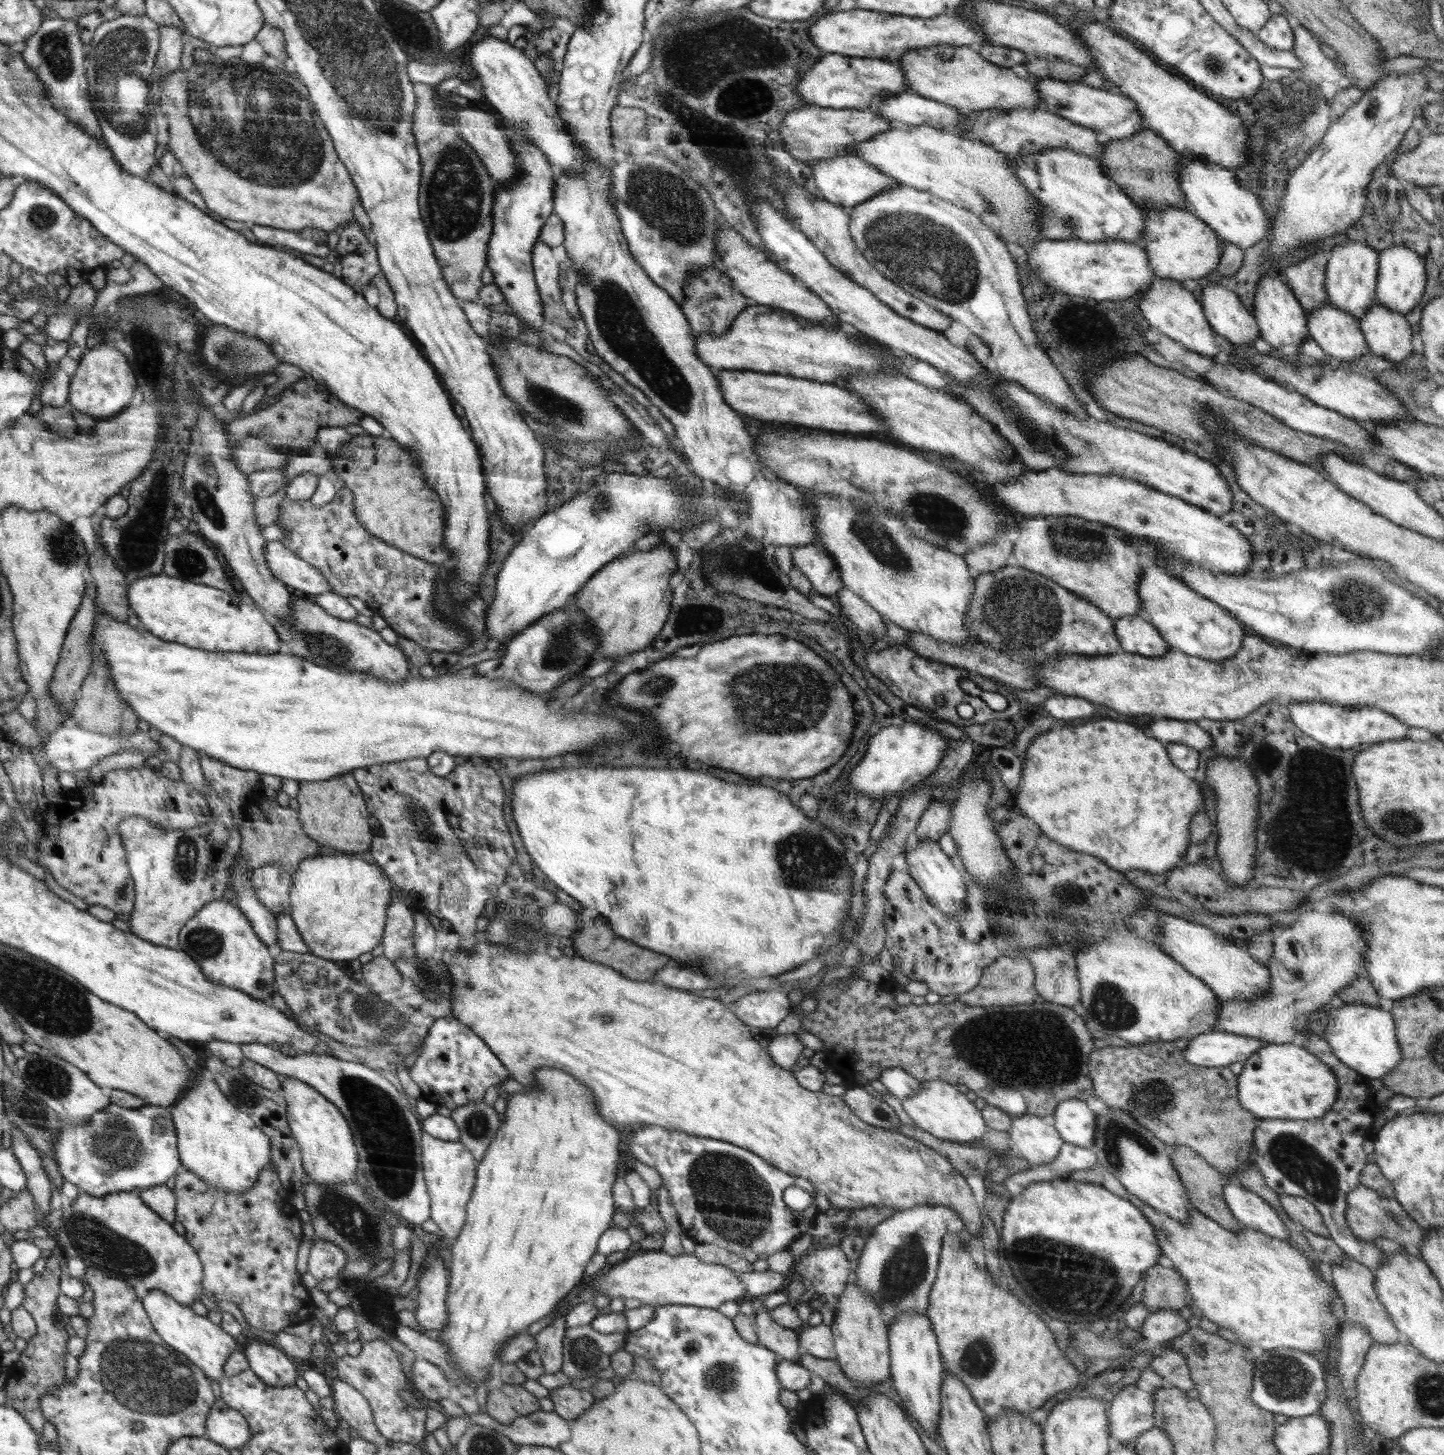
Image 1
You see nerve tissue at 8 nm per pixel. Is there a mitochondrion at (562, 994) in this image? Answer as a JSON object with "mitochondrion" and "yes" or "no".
{"mitochondrion":"no"}

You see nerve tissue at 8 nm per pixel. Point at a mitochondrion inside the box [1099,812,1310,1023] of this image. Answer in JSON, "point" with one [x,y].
{"point":[1276,828]}

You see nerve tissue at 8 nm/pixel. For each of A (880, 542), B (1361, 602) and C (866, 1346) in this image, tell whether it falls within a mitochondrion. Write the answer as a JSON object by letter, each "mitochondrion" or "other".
{"A":"mitochondrion","B":"mitochondrion","C":"other"}

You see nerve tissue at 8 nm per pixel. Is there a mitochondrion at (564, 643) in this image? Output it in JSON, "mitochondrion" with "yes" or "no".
{"mitochondrion":"yes"}

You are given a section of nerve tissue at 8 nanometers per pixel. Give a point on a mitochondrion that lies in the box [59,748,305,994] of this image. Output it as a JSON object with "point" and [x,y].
{"point":[187,863]}

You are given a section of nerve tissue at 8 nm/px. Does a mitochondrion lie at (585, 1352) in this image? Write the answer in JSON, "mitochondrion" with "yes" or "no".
{"mitochondrion":"yes"}

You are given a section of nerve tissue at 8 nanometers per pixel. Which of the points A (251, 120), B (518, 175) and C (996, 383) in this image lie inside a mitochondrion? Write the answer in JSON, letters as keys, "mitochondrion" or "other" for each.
{"A":"mitochondrion","B":"other","C":"other"}

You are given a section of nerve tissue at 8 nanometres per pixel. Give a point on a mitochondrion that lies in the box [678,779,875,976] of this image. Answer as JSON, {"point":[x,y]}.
{"point":[807,860]}

